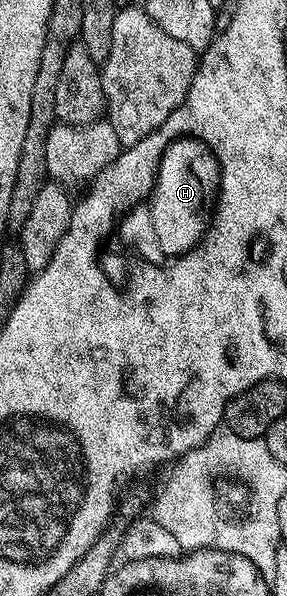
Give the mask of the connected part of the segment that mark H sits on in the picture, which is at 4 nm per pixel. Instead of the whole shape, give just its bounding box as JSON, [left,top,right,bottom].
[155,151,216,255]

